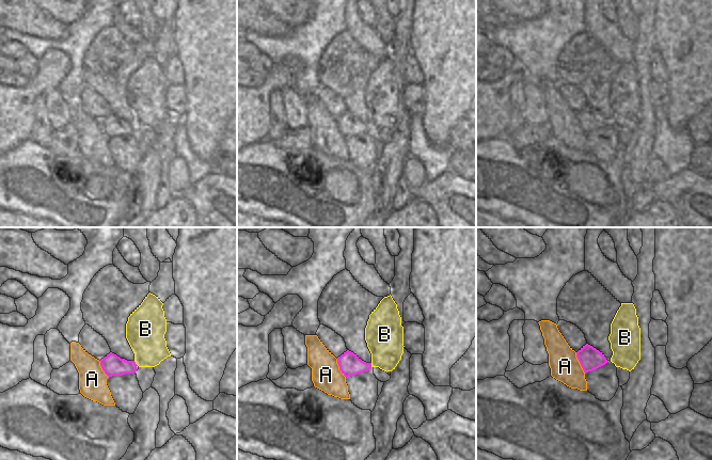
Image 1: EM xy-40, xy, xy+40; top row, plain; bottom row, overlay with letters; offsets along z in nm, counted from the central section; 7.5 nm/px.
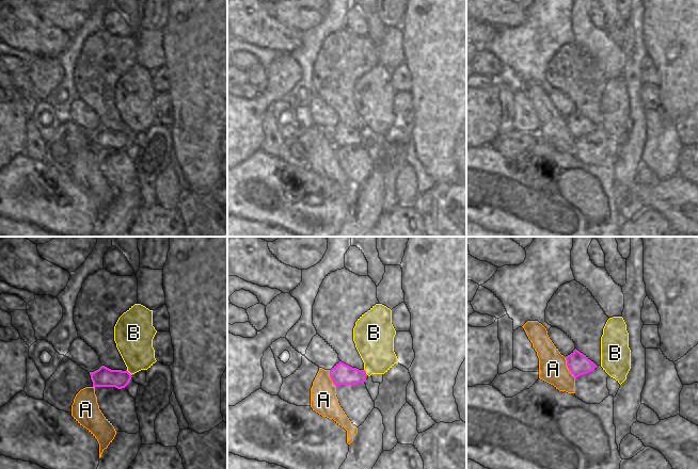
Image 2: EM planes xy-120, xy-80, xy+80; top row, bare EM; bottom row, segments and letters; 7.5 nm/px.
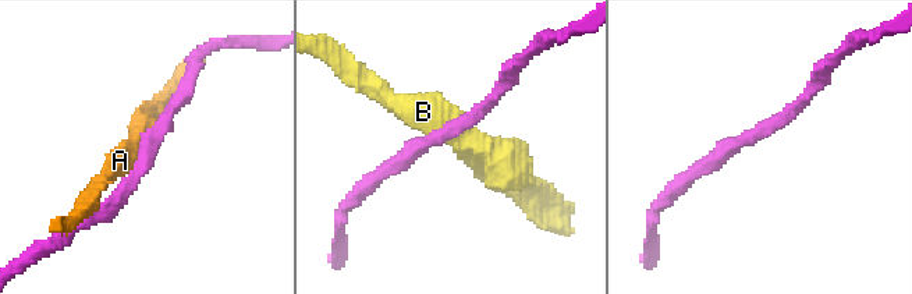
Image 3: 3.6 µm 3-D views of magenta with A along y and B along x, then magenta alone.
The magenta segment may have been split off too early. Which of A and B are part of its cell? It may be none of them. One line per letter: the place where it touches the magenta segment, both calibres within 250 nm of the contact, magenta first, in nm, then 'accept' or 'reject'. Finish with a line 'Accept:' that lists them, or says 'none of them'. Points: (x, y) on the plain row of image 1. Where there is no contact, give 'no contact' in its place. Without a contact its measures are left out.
A: xy+40 (580, 124) | 170/220 nm | reject
B: xy-40 (135, 124) | 160/280 nm | reject
Accept: none of them

